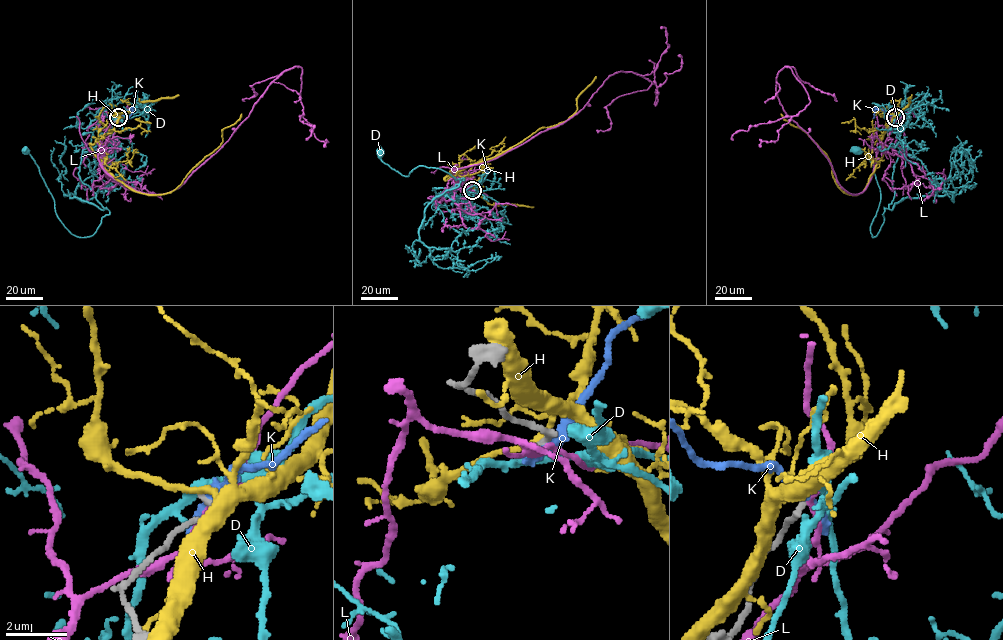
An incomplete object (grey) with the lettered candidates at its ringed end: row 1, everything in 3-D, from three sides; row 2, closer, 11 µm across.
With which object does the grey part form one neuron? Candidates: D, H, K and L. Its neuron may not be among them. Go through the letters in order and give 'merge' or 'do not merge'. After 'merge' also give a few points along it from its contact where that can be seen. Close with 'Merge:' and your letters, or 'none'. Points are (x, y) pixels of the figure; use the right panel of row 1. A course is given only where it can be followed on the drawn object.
D: merge; course (895, 117), (898, 134), (890, 133), (903, 116), (895, 193), (873, 237), (880, 192), (868, 154), (856, 151)
H: do not merge
K: do not merge
L: do not merge
Merge: D

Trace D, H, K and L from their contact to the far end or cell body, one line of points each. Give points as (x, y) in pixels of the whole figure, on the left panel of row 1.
D: (118, 117), (112, 134), (91, 121), (82, 153), (110, 211), (91, 236), (25, 151)
H: (118, 117), (114, 128), (90, 145), (92, 151), (126, 185), (162, 195), (220, 145), (222, 131), (242, 114)
K: (118, 117), (132, 109), (129, 118)
L: (119, 117), (99, 165), (135, 189), (164, 194), (299, 66), (299, 120), (313, 127), (305, 139)

